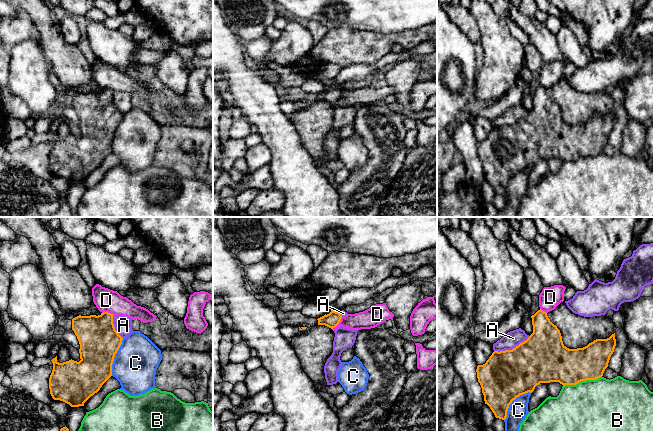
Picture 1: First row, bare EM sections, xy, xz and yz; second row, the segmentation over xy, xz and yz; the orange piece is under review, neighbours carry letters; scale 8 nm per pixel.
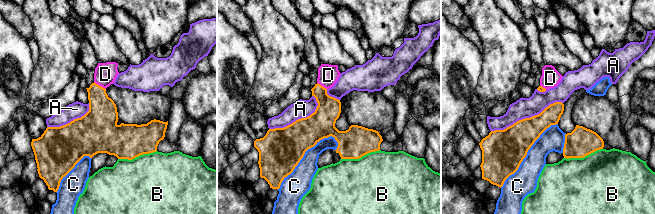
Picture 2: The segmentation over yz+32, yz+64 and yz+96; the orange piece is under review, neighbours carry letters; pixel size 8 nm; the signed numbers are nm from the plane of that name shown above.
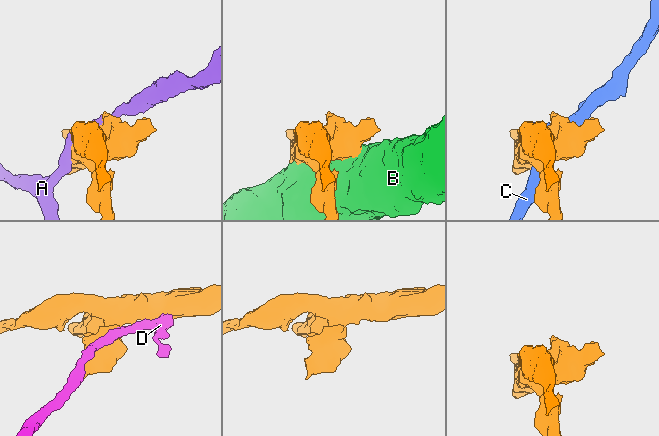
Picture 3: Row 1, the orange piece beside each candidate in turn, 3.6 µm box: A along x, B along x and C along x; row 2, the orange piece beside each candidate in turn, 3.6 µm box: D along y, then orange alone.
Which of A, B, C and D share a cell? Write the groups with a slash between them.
A / B / C / D

